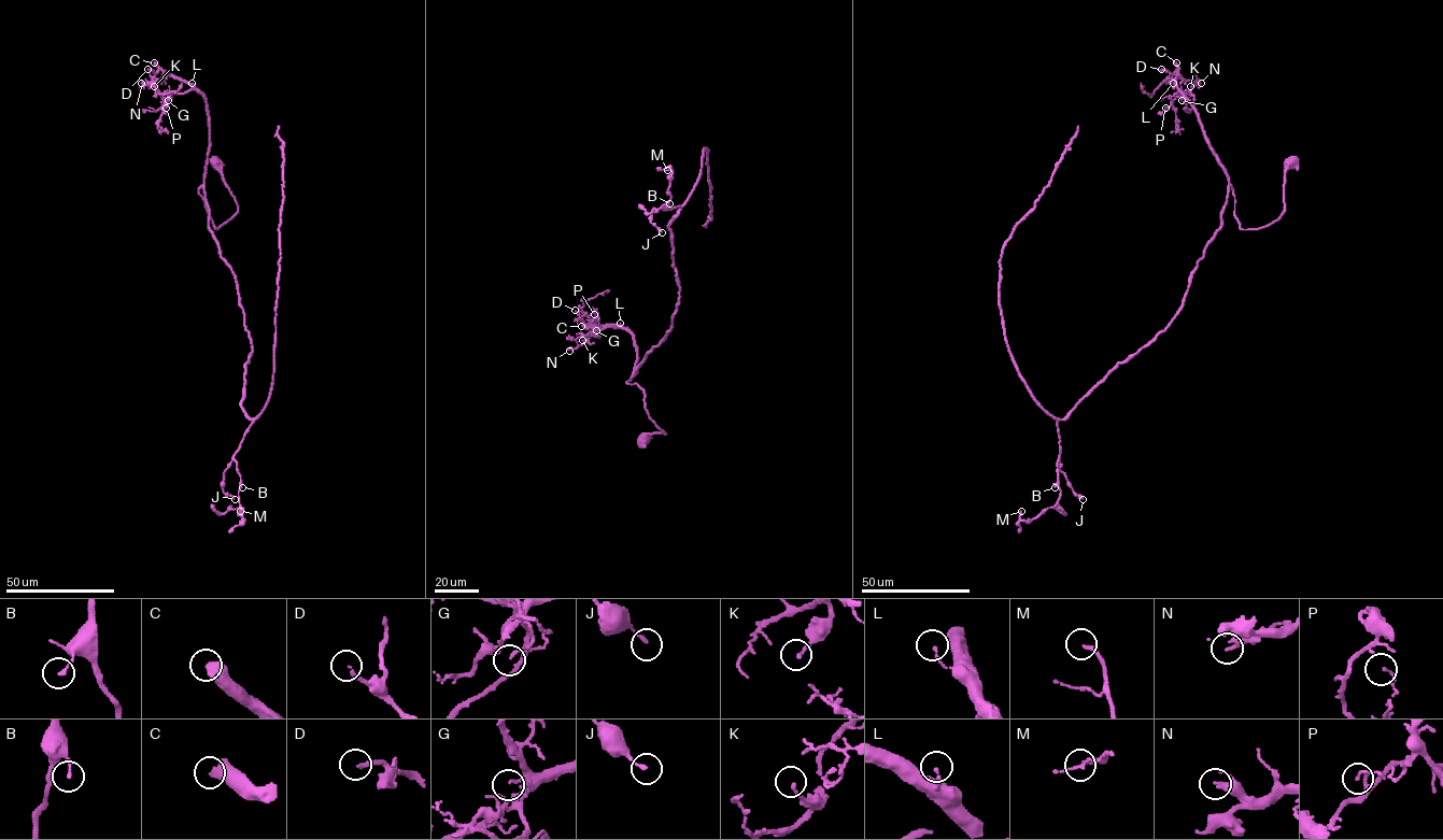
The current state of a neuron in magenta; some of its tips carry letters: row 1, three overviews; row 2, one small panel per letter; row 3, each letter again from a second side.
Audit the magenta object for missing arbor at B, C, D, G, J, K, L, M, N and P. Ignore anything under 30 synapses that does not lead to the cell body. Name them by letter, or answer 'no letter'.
C

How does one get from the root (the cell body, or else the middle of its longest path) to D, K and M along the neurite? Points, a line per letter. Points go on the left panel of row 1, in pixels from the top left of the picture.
D: (214, 165), (238, 207), (216, 229), (198, 190), (209, 146), (207, 100), (187, 83), (147, 69)
K: (214, 165), (238, 207), (216, 229), (198, 190), (209, 146), (207, 100), (168, 75), (154, 86)
M: (214, 165), (238, 212), (216, 229), (198, 190), (251, 343), (240, 511)

